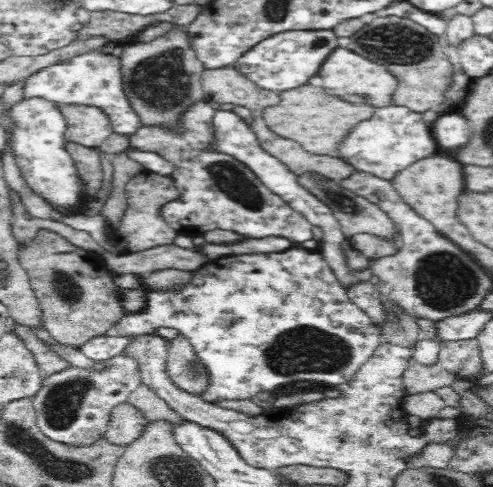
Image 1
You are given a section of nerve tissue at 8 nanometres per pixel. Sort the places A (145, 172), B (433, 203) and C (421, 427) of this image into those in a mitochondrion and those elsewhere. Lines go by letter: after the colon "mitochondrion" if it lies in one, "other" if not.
A: other
B: other
C: other

